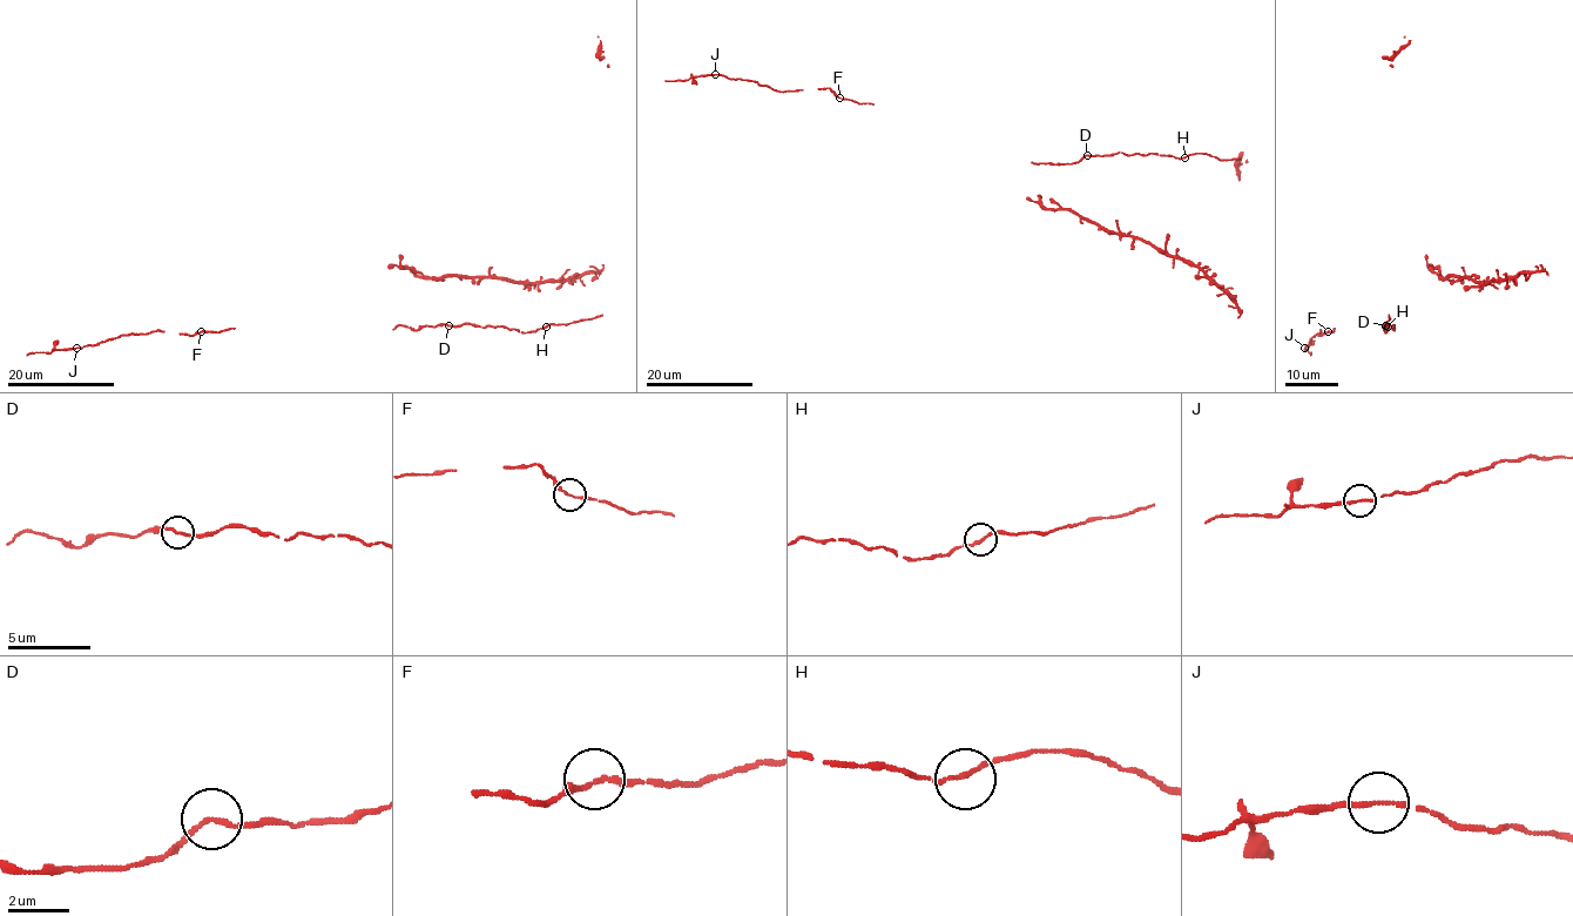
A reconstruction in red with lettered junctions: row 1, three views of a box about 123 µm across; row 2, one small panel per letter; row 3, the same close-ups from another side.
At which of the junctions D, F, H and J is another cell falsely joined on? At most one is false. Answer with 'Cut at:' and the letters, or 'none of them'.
Cut at: none of them

